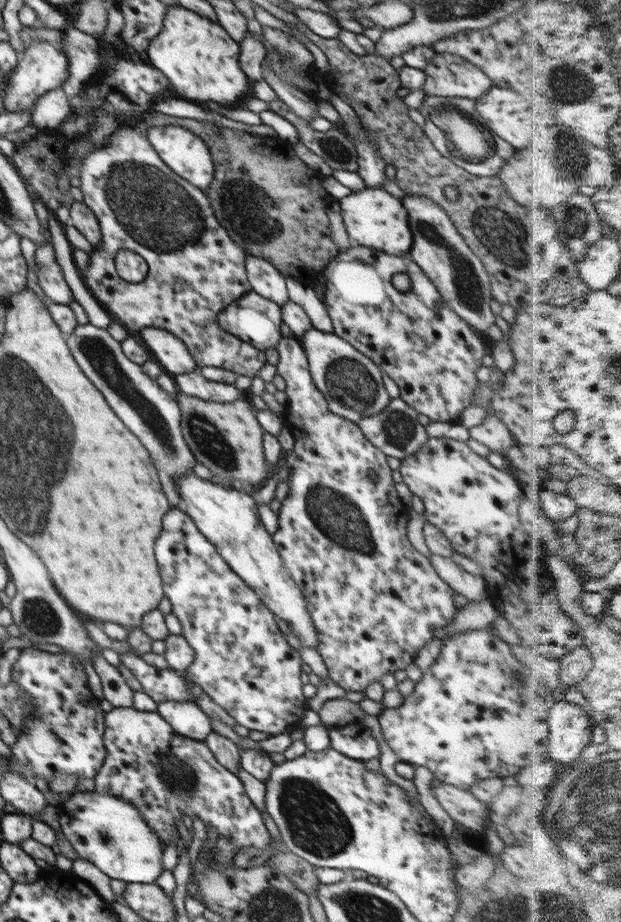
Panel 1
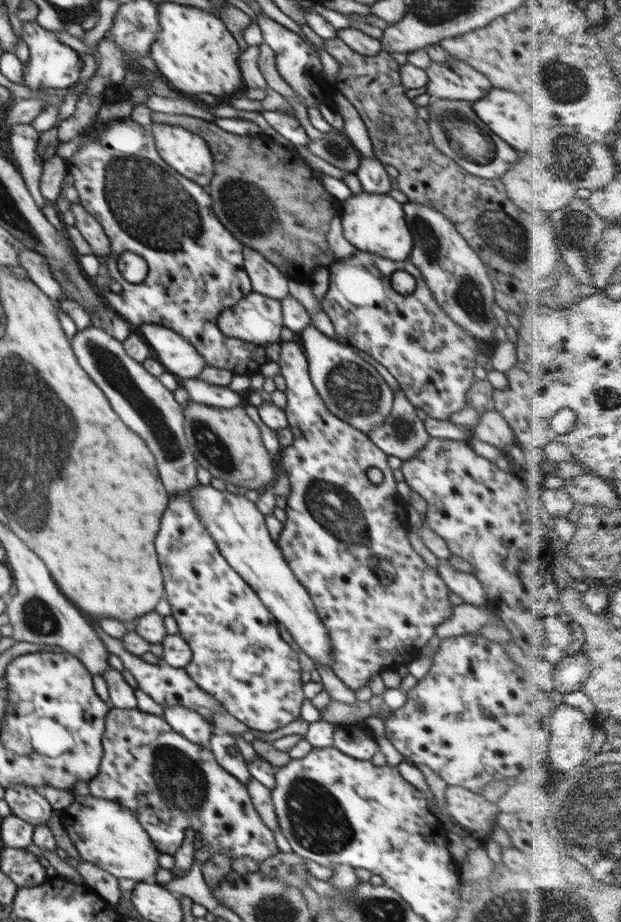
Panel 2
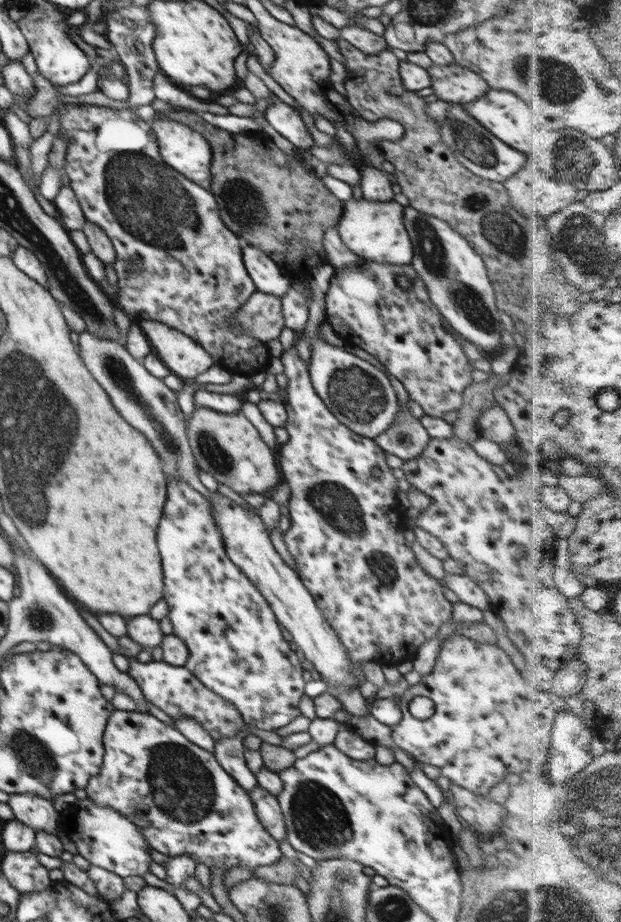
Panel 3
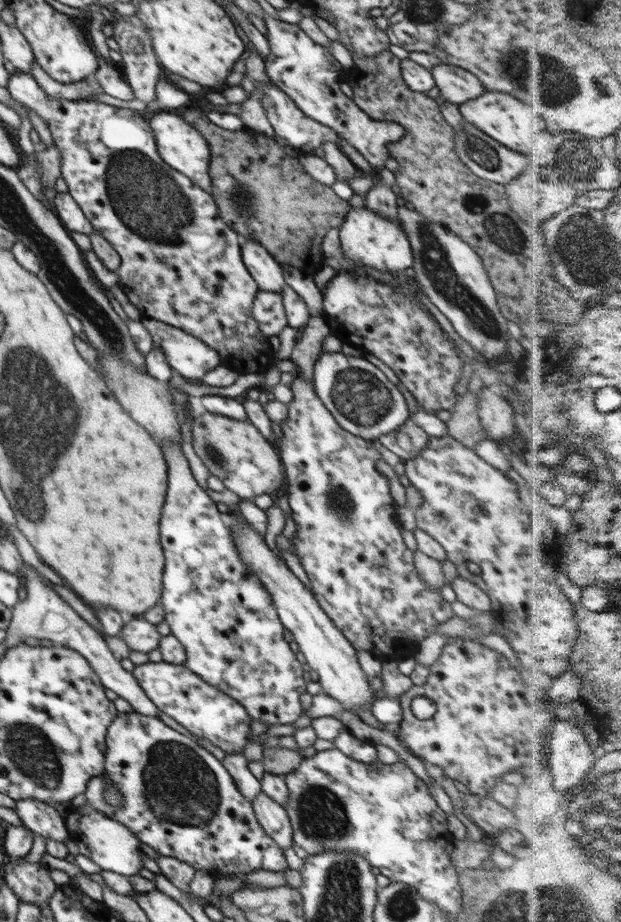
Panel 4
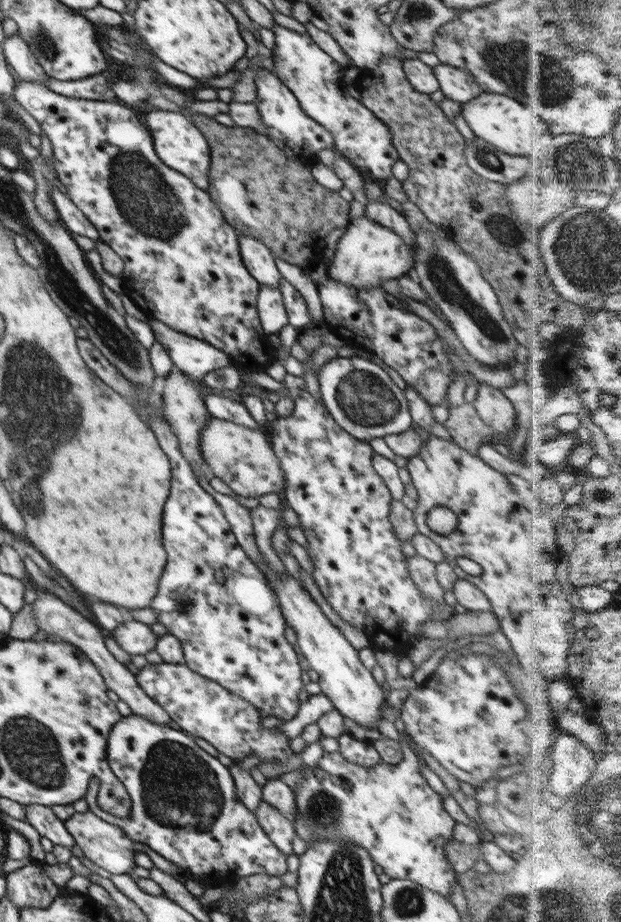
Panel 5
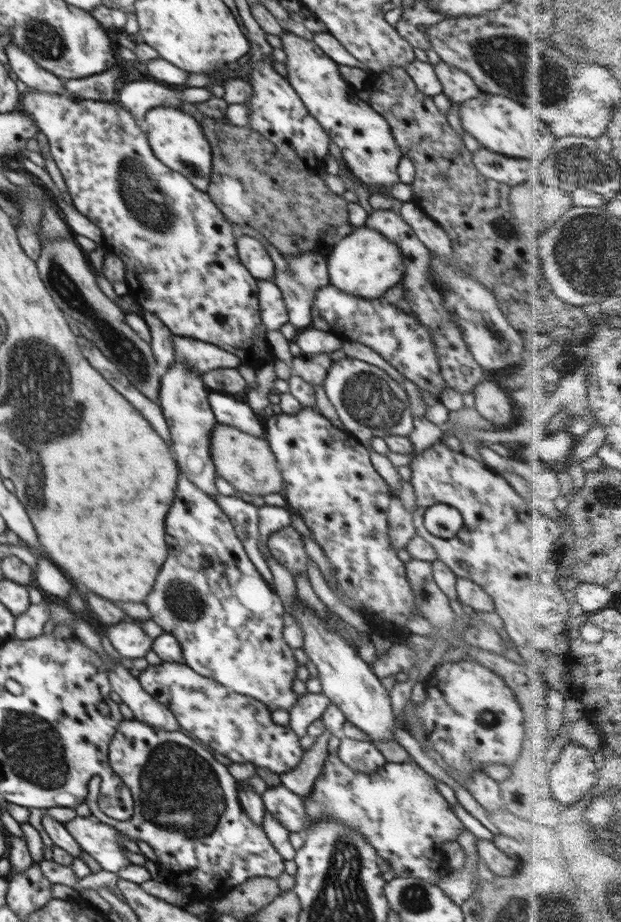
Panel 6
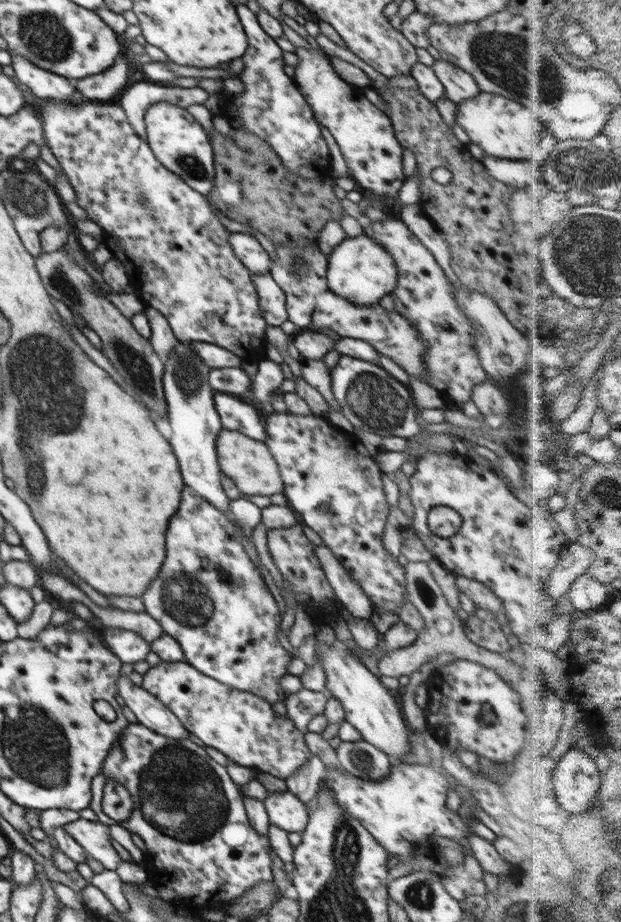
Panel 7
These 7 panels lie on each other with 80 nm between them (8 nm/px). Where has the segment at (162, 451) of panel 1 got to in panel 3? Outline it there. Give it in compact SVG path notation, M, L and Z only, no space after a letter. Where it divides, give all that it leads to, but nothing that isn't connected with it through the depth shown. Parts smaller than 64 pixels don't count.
M91 332L79 333L78 354L88 368L88 372L94 376L94 380L104 388L108 398L112 400L112 406L128 420L136 430L140 430L154 446L154 450L160 454L160 460L164 464L164 474L167 480L170 477L182 477L191 484L204 497L210 497L210 490L199 479L198 469L194 465L195 456L187 440L186 422L184 414L180 412L180 406L174 390L166 387L161 378L156 378L144 368L141 360L136 360L127 351L125 346L95 336Z

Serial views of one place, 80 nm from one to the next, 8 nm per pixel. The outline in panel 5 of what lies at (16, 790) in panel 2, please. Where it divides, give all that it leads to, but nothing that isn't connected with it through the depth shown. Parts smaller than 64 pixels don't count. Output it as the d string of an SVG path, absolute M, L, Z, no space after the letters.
M27 804L25 811L25 821L30 823L38 831L40 837L46 837L54 845L64 846L70 850L75 845L75 840L68 833L64 821L58 819L49 806Z

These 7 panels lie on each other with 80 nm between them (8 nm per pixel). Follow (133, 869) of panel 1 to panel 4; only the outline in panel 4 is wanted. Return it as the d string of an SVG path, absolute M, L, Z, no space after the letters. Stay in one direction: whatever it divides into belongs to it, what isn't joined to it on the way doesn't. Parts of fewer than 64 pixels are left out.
M87 803L78 807L64 819L69 838L78 845L80 854L90 858L102 871L130 877L139 875L140 870L144 868L143 858L146 855L141 850L142 843L121 822L114 818L108 818L106 814L92 808Z

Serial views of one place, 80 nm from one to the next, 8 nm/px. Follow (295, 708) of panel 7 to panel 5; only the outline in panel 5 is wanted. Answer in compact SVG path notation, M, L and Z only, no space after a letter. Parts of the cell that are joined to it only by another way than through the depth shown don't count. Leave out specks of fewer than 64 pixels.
M324 694L310 695L304 702L299 703L299 709L295 718L291 718L278 727L289 738L301 736L303 729L330 710L334 709L332 701Z

